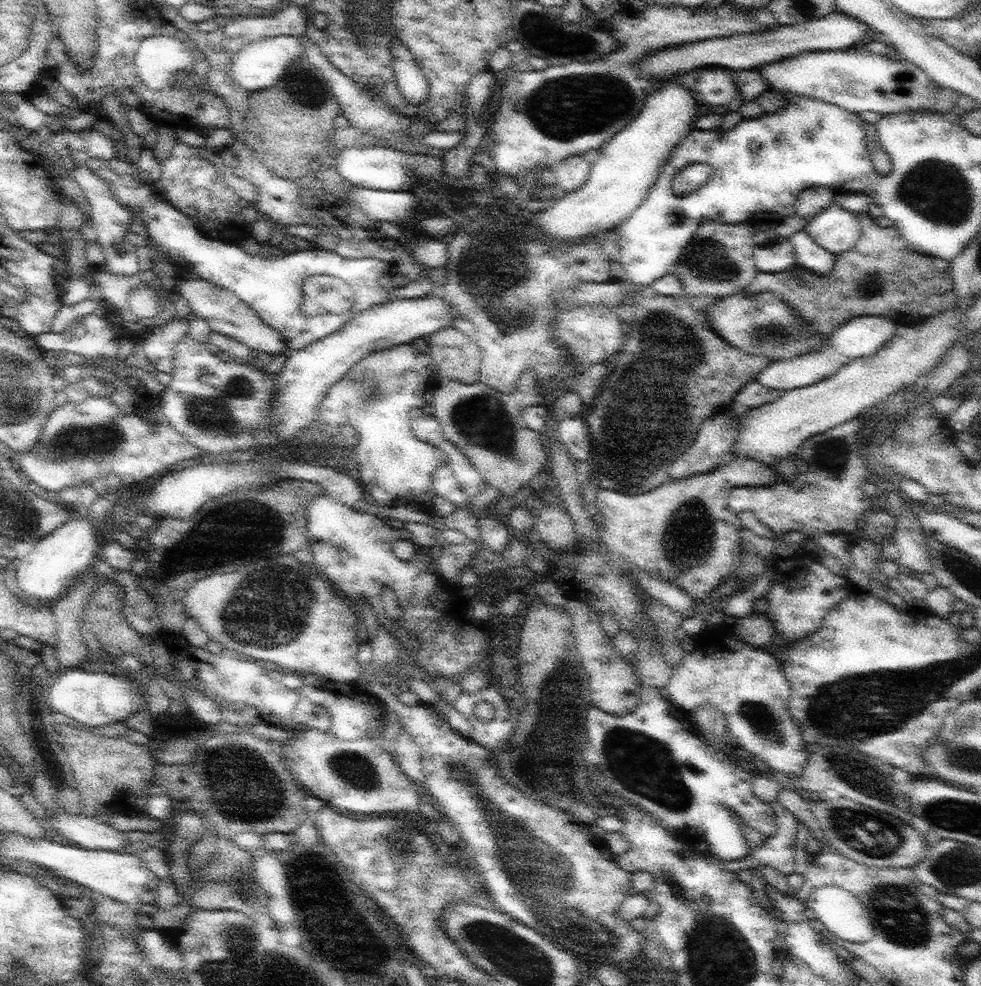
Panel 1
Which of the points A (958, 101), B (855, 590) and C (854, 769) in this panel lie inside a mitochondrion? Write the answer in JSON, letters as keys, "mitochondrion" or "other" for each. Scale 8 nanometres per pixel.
{"A":"other","B":"other","C":"mitochondrion"}

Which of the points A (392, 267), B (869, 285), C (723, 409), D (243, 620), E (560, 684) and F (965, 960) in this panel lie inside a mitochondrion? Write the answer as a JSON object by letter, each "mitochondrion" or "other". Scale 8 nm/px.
{"A":"other","B":"mitochondrion","C":"other","D":"mitochondrion","E":"mitochondrion","F":"other"}

